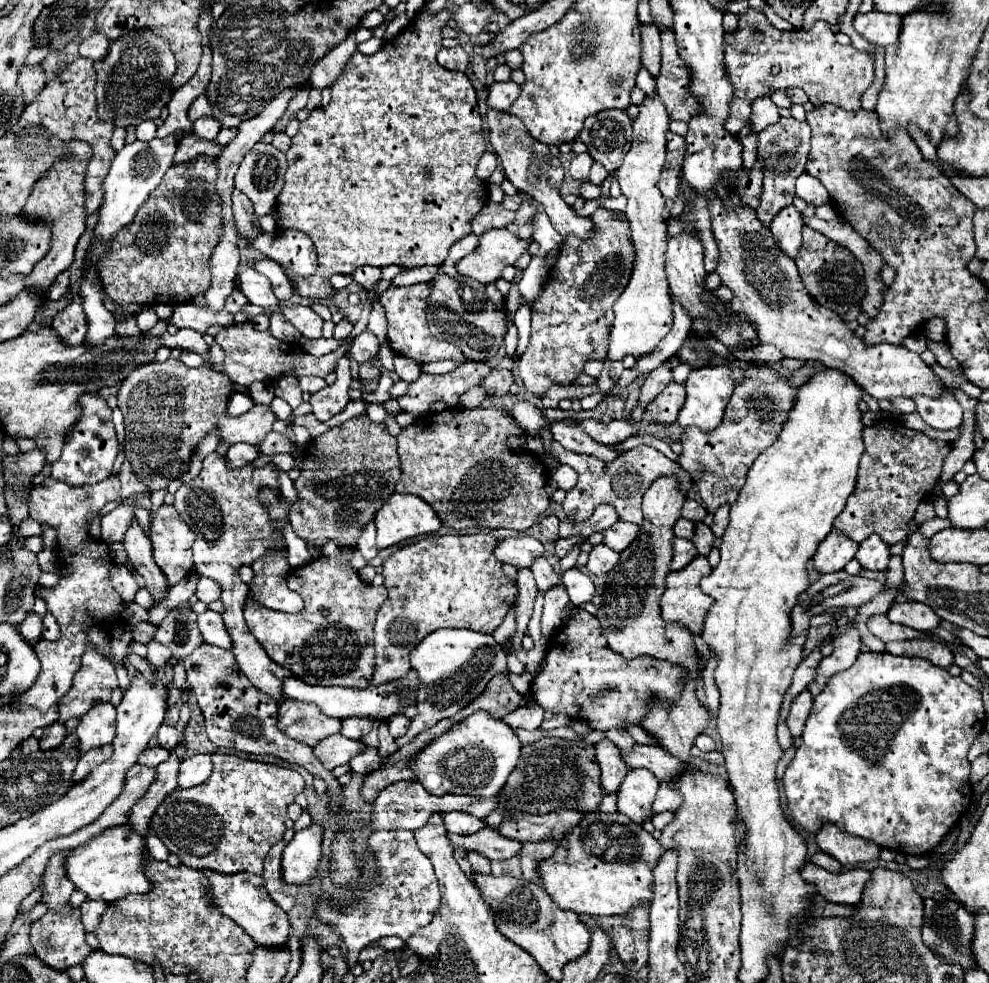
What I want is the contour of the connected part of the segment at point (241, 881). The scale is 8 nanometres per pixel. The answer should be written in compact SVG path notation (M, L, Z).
M202 871L210 885L212 885L212 895L214 895L214 903L216 907L230 917L232 921L236 921L260 947L268 947L268 949L282 949L288 945L288 931L290 931L290 923L286 913L270 899L270 895L266 895L262 877L258 875L250 875L250 873L238 873L238 875L222 875L216 871Z

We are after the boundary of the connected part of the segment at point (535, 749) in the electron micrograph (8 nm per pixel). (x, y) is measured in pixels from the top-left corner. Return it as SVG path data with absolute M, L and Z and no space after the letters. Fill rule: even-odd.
M564 739L536 741L528 747L522 747L518 767L510 773L506 785L498 793L498 807L486 817L486 825L490 829L496 829L502 821L506 821L510 815L516 813L546 815L556 809L576 809L582 813L596 811L602 799L598 779L600 779L600 767L594 757L594 745L584 741L572 743Z

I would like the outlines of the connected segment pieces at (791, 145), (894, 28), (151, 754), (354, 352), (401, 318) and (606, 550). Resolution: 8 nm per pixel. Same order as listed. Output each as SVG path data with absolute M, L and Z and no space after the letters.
M794 117L780 119L760 133L758 157L764 159L764 191L760 197L758 219L770 227L770 219L782 211L782 207L792 205L794 199L794 181L804 173L810 151L810 125L806 121L796 121Z
M870 11L864 15L854 17L854 27L858 33L862 33L870 43L874 45L894 45L898 43L902 17L894 13L882 13L882 11Z
M148 747L148 749L140 755L140 763L142 763L142 765L156 767L156 765L160 765L162 761L166 761L168 755L170 755L170 753L168 753L166 749L162 749L162 747Z
M362 331L358 337L354 337L354 343L346 355L358 363L366 363L366 361L372 361L376 353L378 353L376 335L372 335L370 331Z
M418 283L418 285L410 285L410 287L390 285L380 295L380 303L382 303L382 307L386 311L386 319L388 319L388 335L386 335L388 343L396 355L410 357L416 363L430 363L430 361L438 361L438 359L454 359L458 363L464 363L466 357L462 355L462 351L456 345L436 339L428 329L426 299L430 297L430 291L432 291L430 283Z
M596 545L592 551L590 551L590 559L586 563L586 569L594 575L602 575L602 573L608 573L610 569L616 567L620 559L620 553L612 551L610 547L606 545Z

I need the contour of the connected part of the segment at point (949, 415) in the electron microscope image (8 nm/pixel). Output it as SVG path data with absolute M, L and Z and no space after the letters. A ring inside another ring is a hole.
M950 389L942 391L938 397L916 395L912 401L916 403L916 411L922 415L922 419L934 429L948 431L962 423L962 407Z

